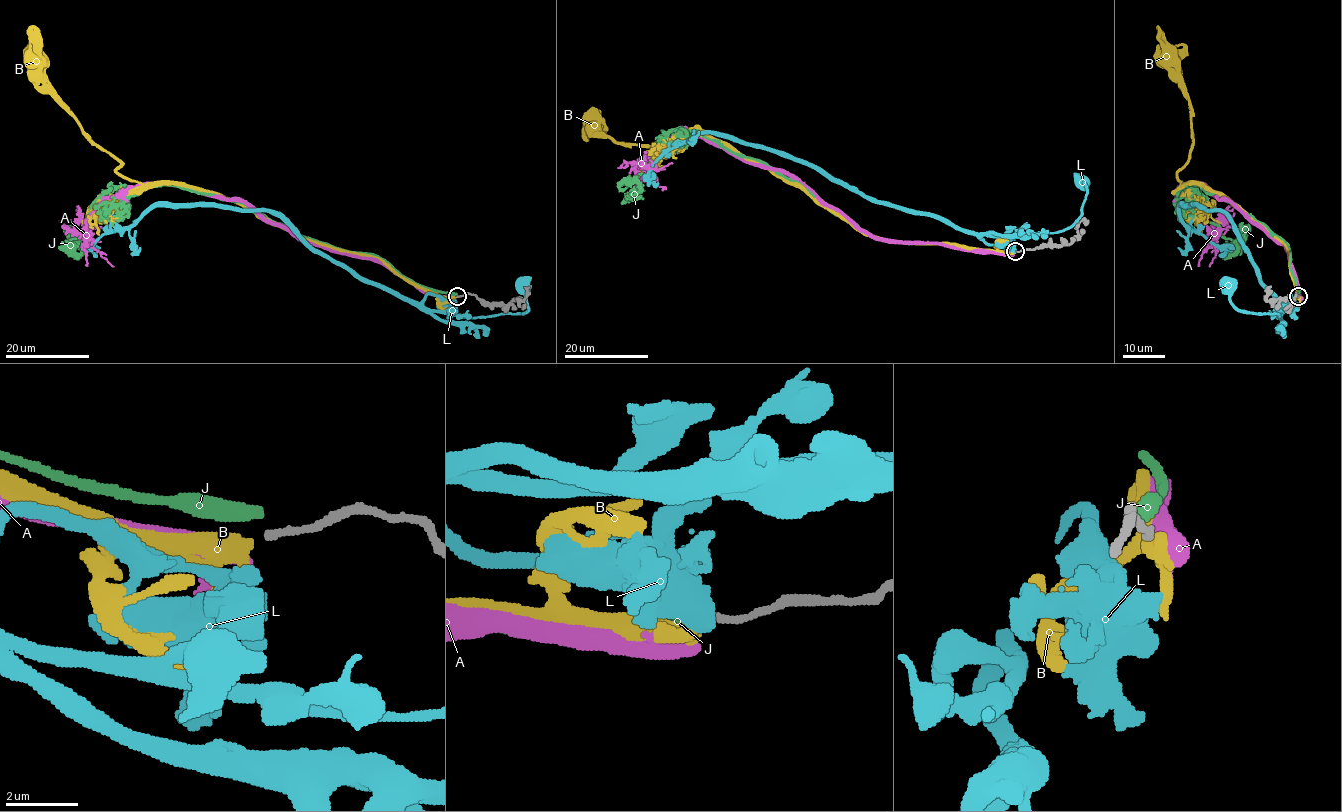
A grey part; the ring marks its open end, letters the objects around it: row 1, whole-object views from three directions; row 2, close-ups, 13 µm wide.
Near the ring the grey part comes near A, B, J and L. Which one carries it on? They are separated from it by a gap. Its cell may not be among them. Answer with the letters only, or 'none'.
none

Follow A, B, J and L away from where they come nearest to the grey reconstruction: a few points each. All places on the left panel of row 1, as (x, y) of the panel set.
A: (455, 298), (297, 240), (238, 200), (177, 184), (121, 191), (90, 216), (86, 242), (114, 266)
B: (456, 297), (428, 293), (373, 257), (307, 243), (216, 194), (126, 179), (31, 58)
J: (457, 294), (172, 185), (102, 193), (61, 246), (78, 255), (62, 225)
L: (456, 301), (428, 294), (423, 305), (464, 317), (522, 313), (528, 309), (522, 283)

